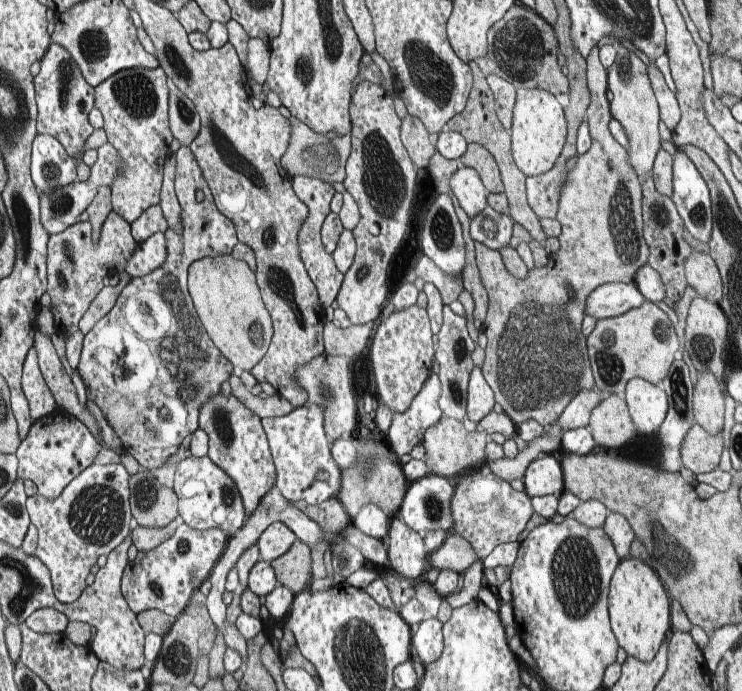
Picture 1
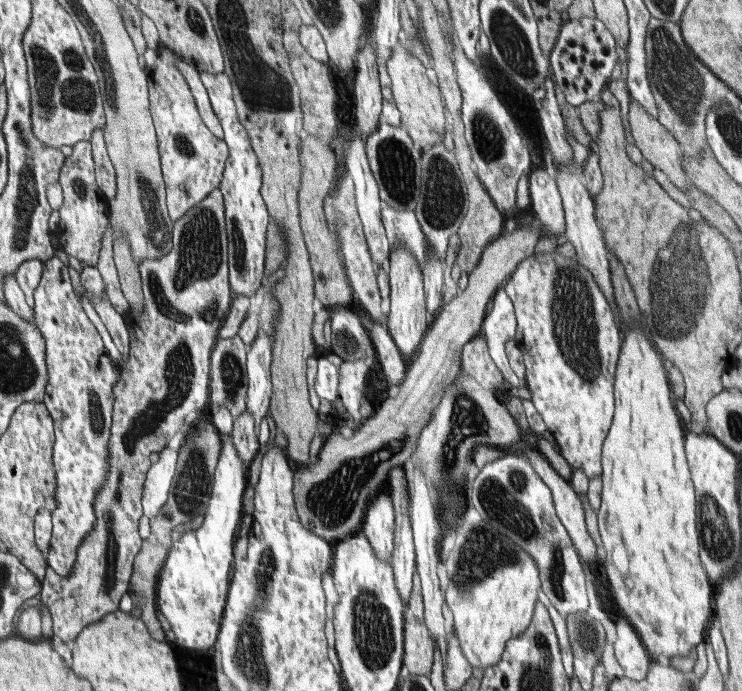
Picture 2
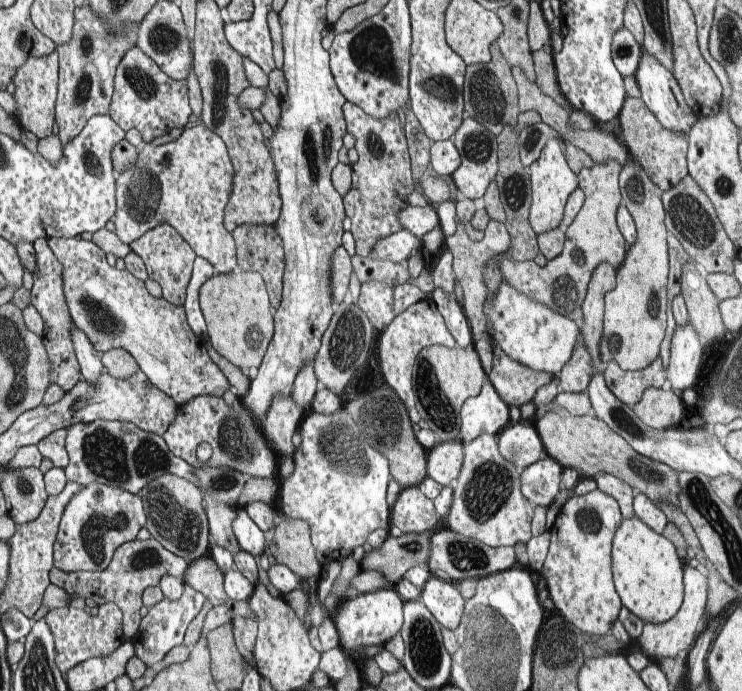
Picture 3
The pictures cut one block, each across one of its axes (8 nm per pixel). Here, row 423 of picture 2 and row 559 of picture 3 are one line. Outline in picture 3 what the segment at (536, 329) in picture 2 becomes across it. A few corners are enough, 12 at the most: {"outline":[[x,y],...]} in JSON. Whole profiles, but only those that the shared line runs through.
{"outline":[[573,495],[540,573],[591,639],[622,608],[612,574],[618,502]]}

